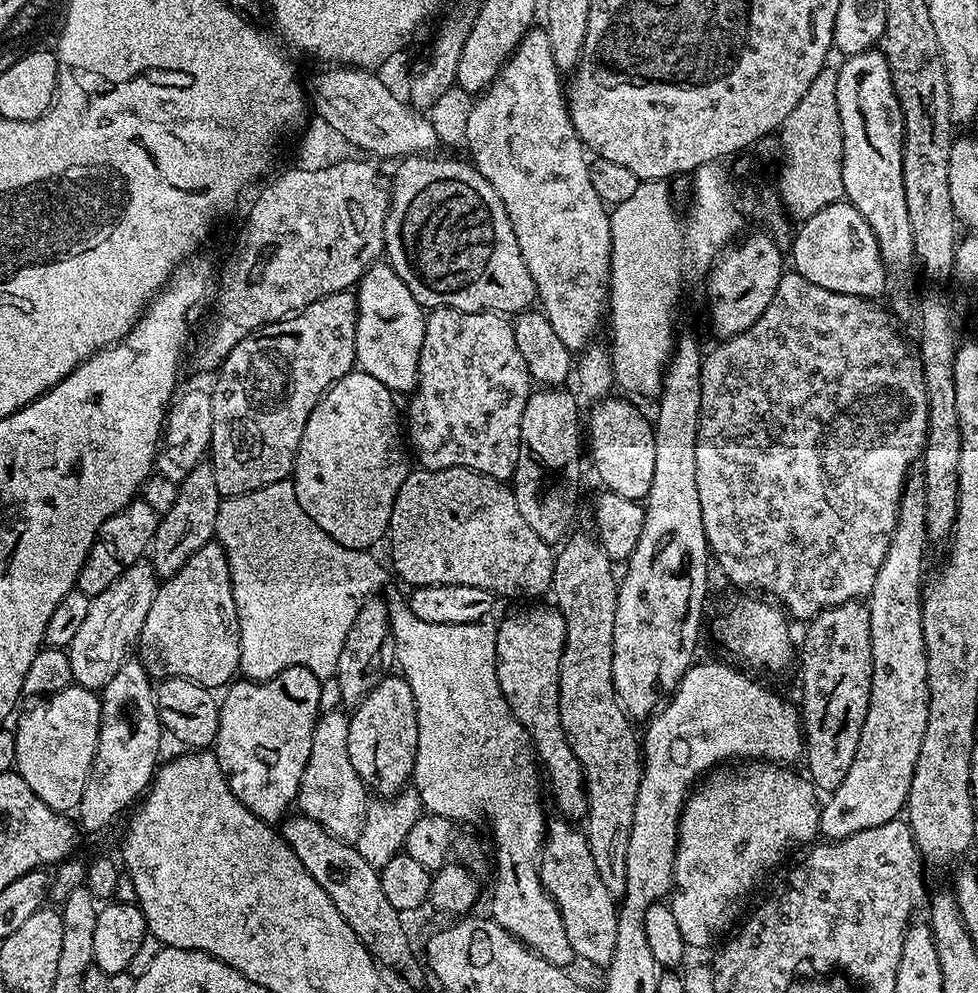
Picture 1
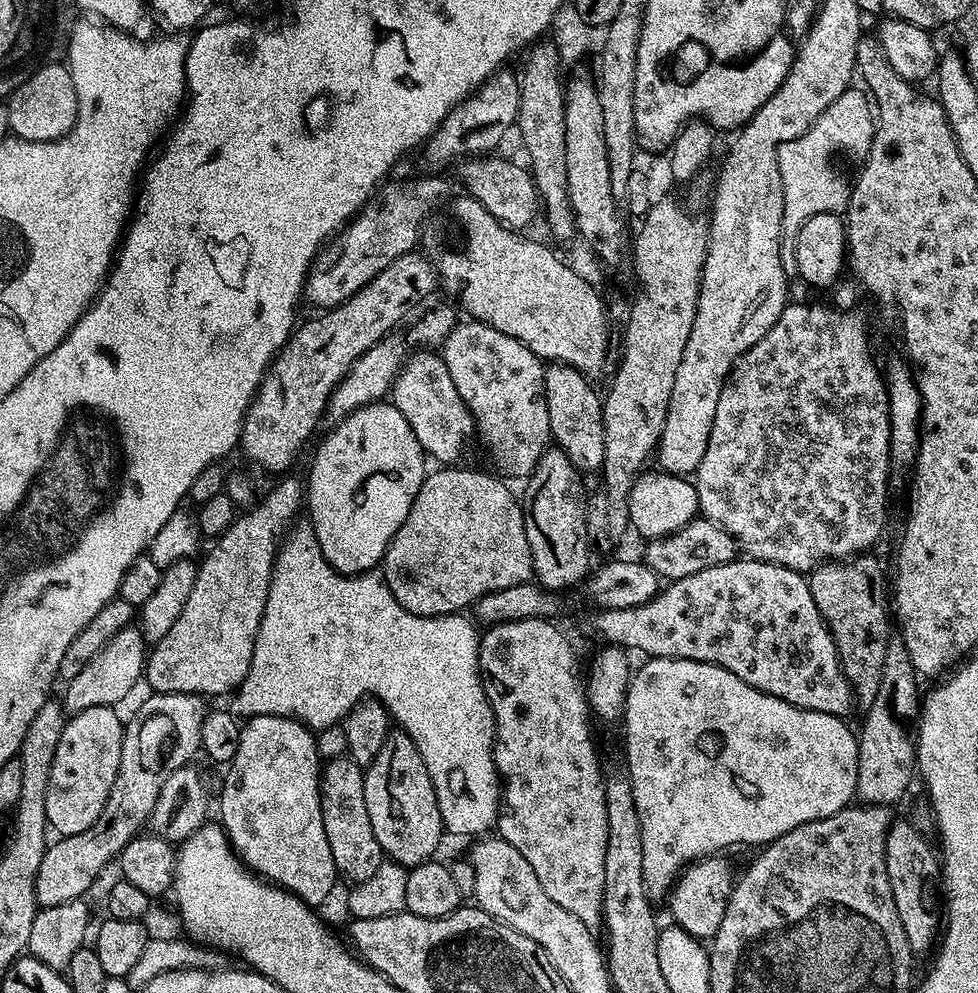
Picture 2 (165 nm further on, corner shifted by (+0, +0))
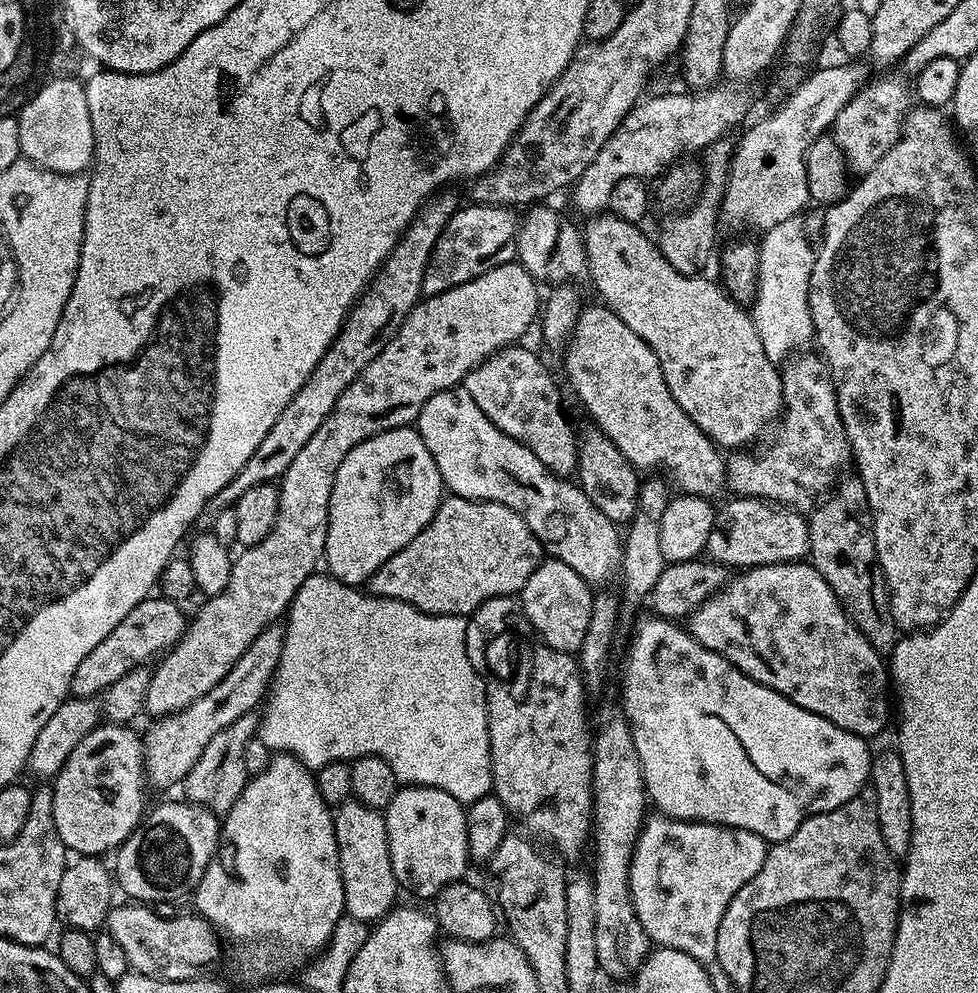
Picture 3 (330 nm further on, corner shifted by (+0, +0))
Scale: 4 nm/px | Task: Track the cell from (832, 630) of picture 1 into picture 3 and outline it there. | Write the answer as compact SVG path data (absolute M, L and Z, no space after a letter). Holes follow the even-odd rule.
M851 475L837 480L834 490L829 491L811 509L807 517L810 534L808 556L810 563L837 595L846 615L865 635L874 650L890 654L896 649L898 629L890 610L888 584L884 581L884 571L876 553L870 502L859 475Z

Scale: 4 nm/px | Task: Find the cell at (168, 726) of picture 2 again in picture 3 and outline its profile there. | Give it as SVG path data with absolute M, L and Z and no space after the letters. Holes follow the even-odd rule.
M277 622L268 625L250 642L250 650L242 654L240 661L233 666L230 674L214 686L198 702L190 702L182 710L178 710L169 716L162 716L151 721L148 733L143 733L144 746L144 770L147 779L156 788L168 788L171 784L179 785L185 774L202 758L202 750L206 750L210 738L218 734L230 722L249 715L252 708L259 709L262 701L268 693L272 675L276 672L276 666L280 661L282 646L284 645L284 624Z

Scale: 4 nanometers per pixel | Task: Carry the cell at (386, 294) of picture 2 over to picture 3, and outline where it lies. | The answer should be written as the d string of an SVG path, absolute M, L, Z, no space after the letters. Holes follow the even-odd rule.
M472 202L469 205L469 208L457 207L434 246L424 274L425 297L437 296L454 286L462 286L462 282L484 276L486 270L516 260L518 216L512 213L515 211L503 204Z

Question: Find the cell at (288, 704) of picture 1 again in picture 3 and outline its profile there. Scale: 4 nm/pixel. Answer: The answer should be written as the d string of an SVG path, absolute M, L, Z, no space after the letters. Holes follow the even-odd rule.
M291 754L273 755L265 764L263 770L255 773L249 779L248 784L238 798L238 802L234 802L232 809L223 813L222 840L225 845L229 844L228 852L221 851L219 855L211 860L208 869L202 874L199 884L194 889L194 897L196 896L195 911L212 923L217 933L223 934L225 937L228 935L230 939L237 940L240 944L252 944L249 948L244 948L240 952L241 970L244 972L264 972L267 970L268 964L272 968L280 968L283 964L297 964L297 966L300 966L309 958L315 957L331 941L334 926L341 923L342 917L345 915L334 812L319 794L315 775L301 760L294 759Z

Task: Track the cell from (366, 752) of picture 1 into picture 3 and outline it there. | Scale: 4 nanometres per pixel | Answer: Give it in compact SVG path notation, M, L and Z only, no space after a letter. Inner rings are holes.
M419 786L397 787L394 798L383 809L386 822L386 838L390 850L390 862L394 866L394 878L401 889L416 896L435 898L448 884L463 881L468 875L470 859L467 848L467 818L465 805L459 804L446 790Z

